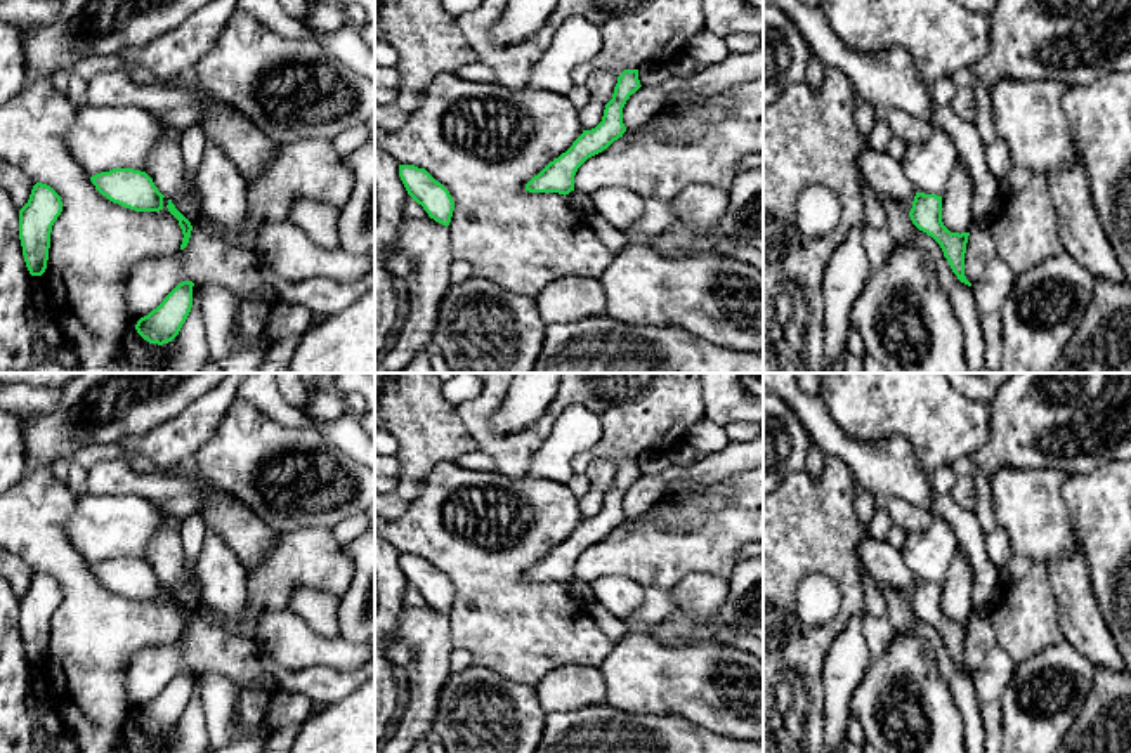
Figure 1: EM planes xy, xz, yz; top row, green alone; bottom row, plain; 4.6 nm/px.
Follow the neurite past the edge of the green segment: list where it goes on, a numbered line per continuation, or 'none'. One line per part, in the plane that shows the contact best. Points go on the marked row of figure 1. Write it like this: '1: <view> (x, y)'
none

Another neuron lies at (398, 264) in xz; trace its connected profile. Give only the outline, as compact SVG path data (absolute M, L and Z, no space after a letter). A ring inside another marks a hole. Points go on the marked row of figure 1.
M392 252L387 257L387 267L394 276L404 279L411 271L411 262L401 252Z

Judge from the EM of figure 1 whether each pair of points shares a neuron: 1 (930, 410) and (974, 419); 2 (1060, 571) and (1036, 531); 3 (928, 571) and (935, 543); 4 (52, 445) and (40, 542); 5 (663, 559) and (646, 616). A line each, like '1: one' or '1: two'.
1: one
2: two
3: one
4: two
5: two

